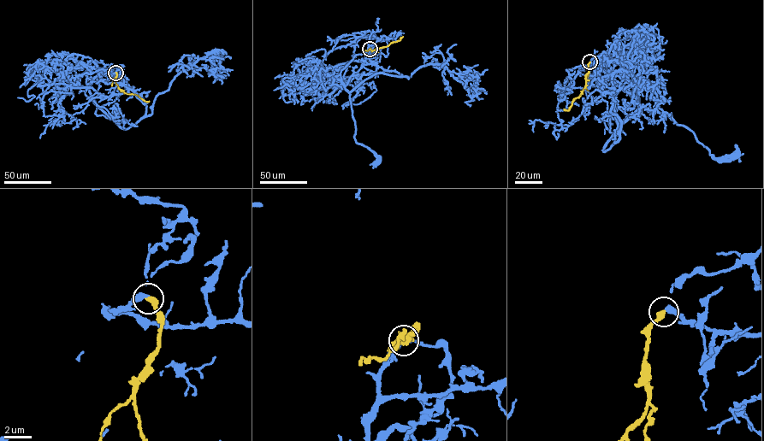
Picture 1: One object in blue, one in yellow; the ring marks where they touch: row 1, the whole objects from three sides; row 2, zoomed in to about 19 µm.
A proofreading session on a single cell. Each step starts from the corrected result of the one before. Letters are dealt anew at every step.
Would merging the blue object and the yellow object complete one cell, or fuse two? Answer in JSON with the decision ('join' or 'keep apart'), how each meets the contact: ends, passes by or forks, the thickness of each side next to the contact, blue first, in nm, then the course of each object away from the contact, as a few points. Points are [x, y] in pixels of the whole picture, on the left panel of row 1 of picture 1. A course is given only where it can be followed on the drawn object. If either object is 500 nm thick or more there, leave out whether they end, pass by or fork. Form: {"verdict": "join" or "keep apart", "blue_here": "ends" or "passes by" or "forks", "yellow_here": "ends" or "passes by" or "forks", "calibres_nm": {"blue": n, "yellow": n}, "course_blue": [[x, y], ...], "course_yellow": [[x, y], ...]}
{"verdict": "join", "blue_here": "passes by", "yellow_here": "ends", "calibres_nm": {"blue": 280, "yellow": 400}, "course_blue": [[115, 73], [101, 71], [92, 81], [89, 91], [97, 105], [95, 114], [111, 118], [117, 116], [116, 112]], "course_yellow": [[115, 73], [115, 84], [121, 91], [149, 101]]}

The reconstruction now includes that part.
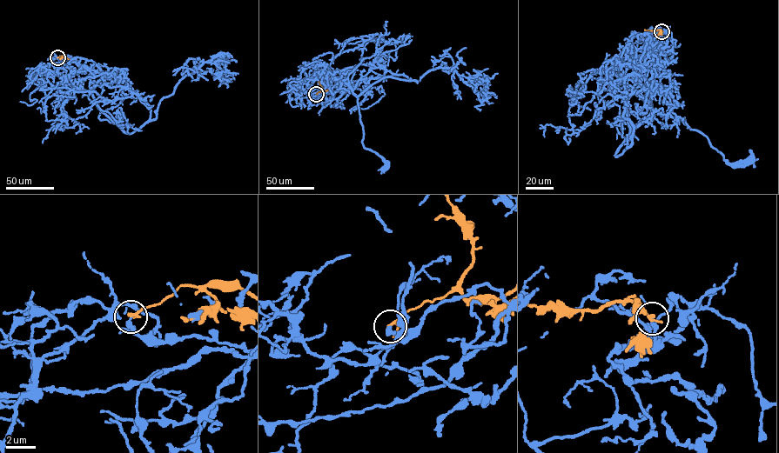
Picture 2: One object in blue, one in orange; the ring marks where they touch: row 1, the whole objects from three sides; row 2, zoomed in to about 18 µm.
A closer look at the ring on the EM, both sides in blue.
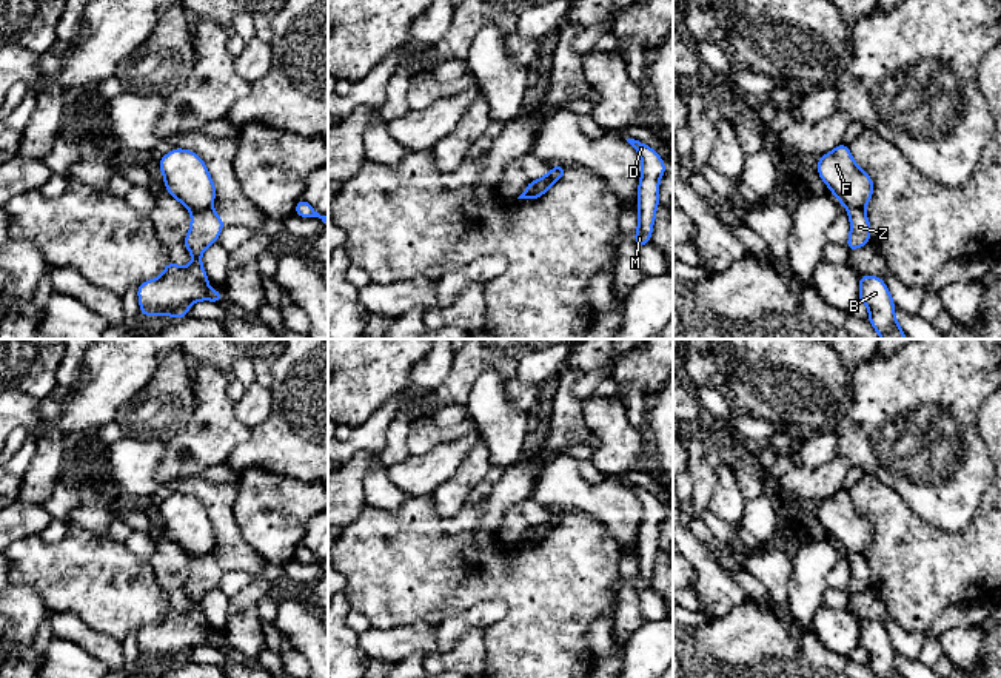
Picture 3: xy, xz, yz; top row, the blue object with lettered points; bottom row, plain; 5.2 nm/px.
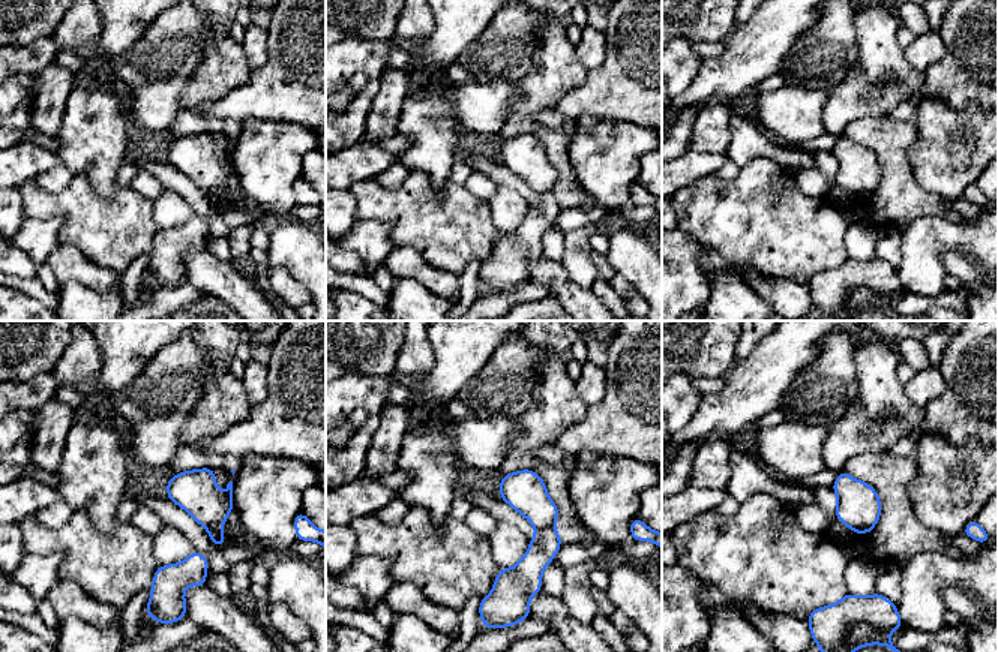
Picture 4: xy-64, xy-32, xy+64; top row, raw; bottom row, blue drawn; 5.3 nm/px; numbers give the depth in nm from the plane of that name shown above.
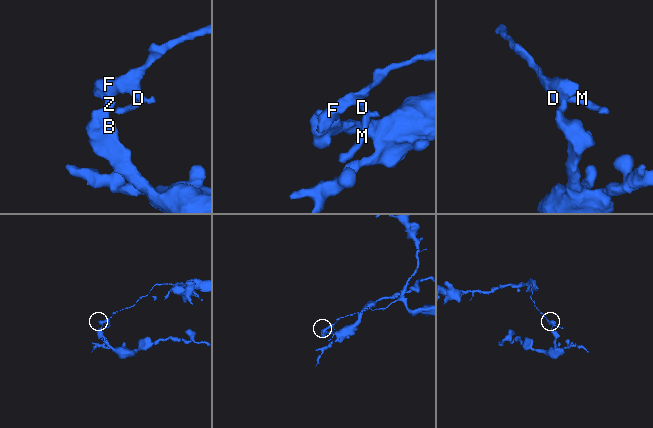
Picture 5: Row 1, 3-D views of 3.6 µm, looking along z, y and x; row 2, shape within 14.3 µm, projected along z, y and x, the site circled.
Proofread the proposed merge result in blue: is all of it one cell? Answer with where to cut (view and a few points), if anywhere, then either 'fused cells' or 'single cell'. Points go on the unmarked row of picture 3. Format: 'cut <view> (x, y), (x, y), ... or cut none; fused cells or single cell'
cut xy (210, 552), (193, 558); fused cells

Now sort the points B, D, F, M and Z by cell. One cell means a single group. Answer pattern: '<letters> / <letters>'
B Z / D F M

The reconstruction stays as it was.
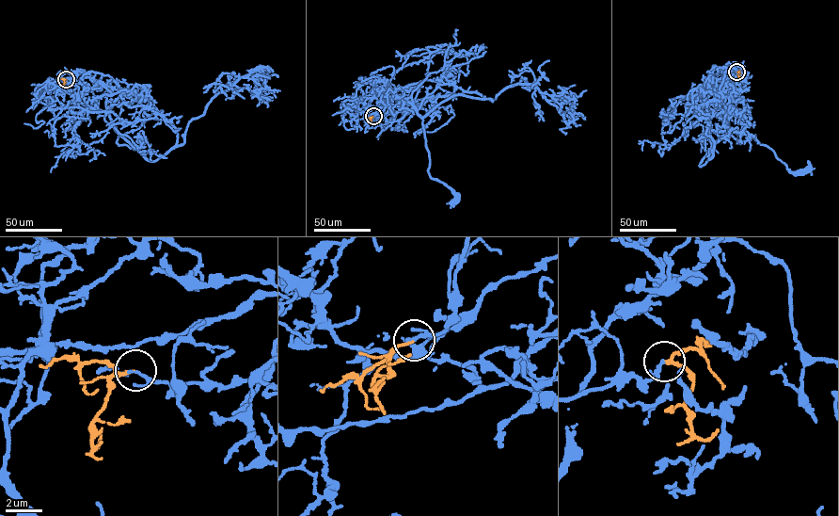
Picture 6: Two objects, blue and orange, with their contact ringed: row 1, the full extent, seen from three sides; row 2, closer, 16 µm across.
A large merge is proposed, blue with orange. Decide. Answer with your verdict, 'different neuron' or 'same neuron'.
same neuron

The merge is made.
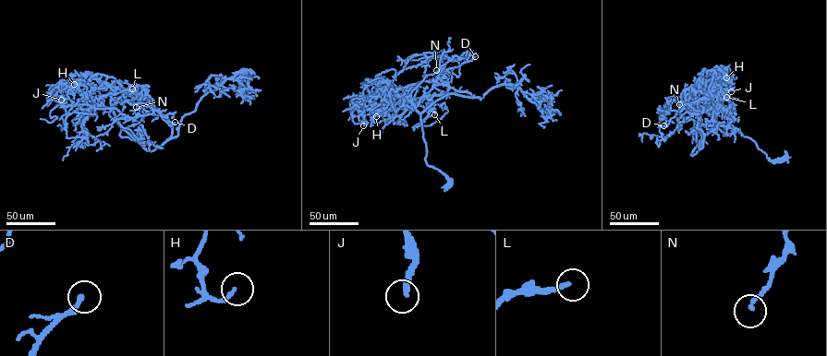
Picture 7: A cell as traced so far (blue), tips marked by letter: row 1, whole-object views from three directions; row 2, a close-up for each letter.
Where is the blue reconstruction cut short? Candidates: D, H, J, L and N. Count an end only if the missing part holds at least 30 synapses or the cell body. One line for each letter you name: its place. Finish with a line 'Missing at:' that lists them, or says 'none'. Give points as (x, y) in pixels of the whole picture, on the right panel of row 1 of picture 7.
J: place (731, 91)
L: place (726, 97)
Missing at: J, L

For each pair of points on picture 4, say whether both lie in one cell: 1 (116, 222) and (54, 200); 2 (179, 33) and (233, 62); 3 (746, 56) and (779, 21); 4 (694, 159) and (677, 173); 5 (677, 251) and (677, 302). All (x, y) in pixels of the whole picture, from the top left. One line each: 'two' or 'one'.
1: one
2: two
3: one
4: one
5: one

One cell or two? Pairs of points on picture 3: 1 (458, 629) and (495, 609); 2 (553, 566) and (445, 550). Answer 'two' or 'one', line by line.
1: one
2: one

